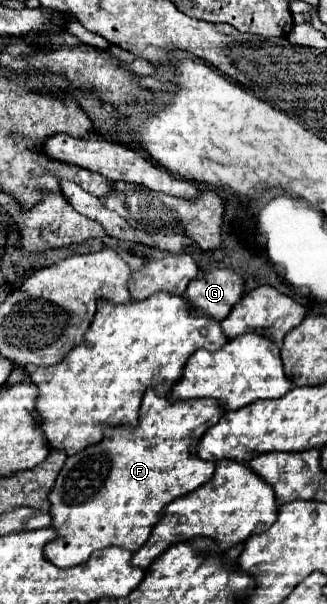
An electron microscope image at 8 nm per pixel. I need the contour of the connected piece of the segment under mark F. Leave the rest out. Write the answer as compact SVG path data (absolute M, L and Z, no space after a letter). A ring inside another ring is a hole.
M148 388L142 398L140 422L136 428L132 428L130 436L104 438L98 444L84 448L80 454L68 456L48 496L52 528L56 530L60 542L50 542L46 546L46 558L60 568L70 568L76 564L84 564L92 552L104 550L108 546L120 546L130 552L136 552L148 540L152 528L162 518L162 510L172 500L194 492L202 484L210 482L216 464L198 458L196 448L204 432L218 424L222 414L224 408L212 398L170 402L164 396L158 396L156 388Z

